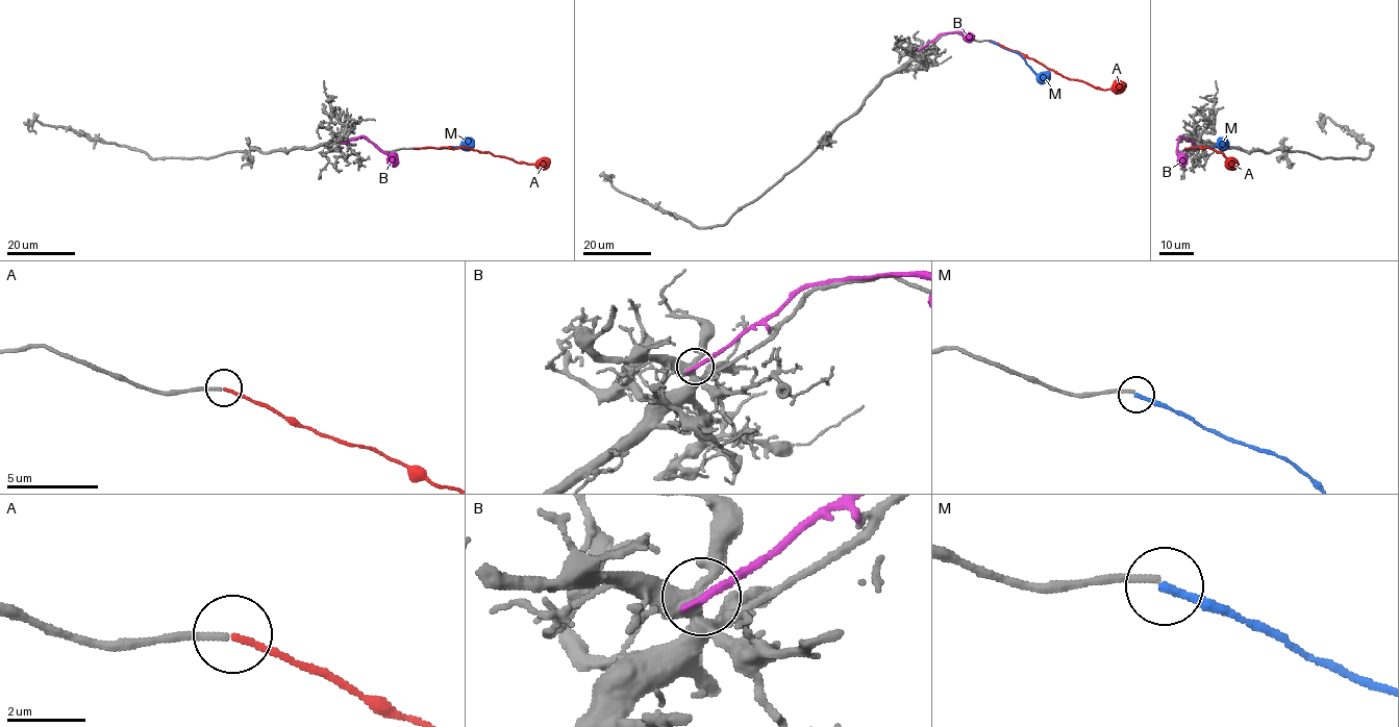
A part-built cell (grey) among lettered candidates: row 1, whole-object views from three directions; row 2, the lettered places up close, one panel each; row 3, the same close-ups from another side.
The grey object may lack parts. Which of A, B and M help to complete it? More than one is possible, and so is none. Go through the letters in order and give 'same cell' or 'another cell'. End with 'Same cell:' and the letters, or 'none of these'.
A: same cell
B: another cell
M: another cell
Same cell: A

